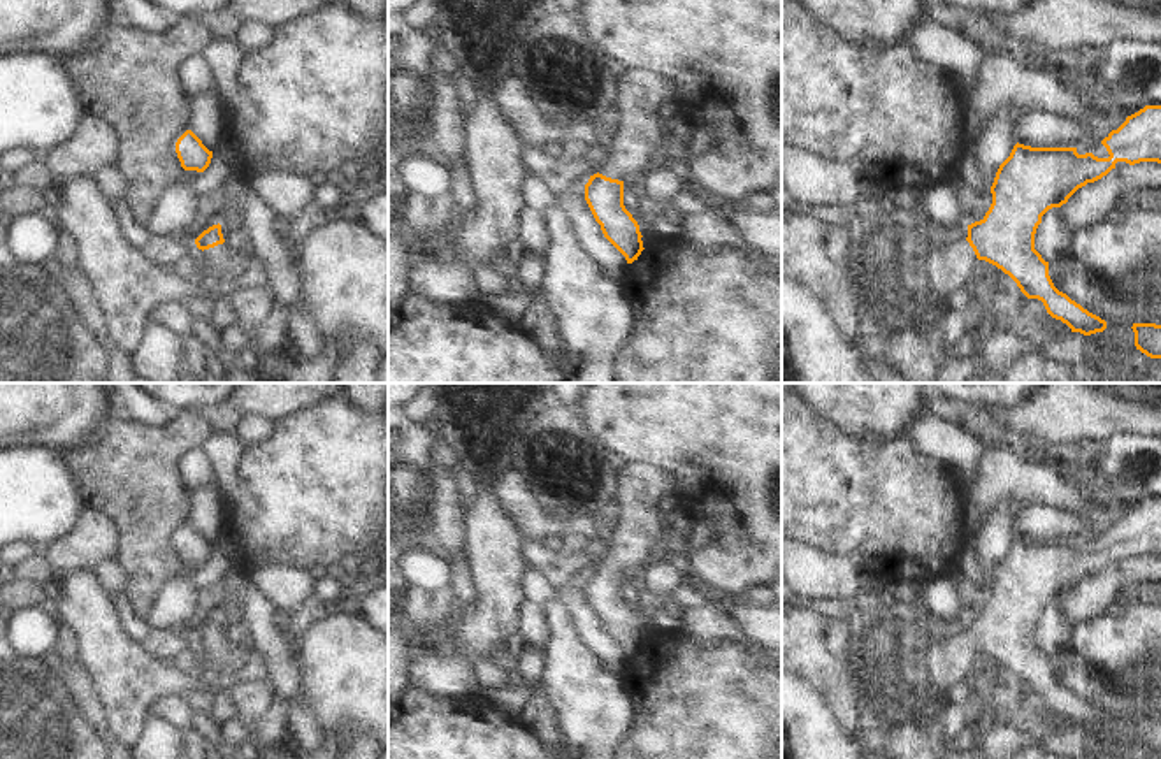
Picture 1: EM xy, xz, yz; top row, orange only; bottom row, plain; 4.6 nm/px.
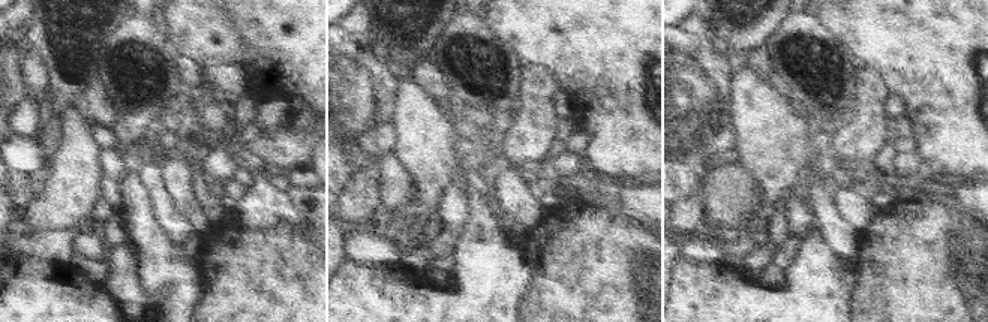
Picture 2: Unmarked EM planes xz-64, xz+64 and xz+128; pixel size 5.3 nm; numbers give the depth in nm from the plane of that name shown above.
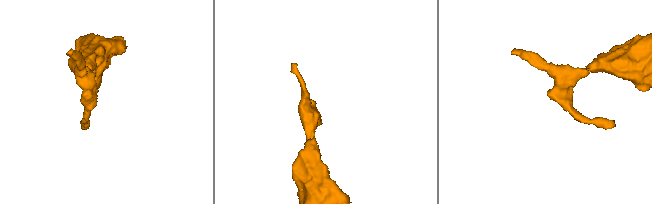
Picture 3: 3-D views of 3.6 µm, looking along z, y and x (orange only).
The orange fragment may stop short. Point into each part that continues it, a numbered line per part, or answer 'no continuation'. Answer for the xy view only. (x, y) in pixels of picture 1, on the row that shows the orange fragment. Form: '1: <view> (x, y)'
1: xy (222, 260)

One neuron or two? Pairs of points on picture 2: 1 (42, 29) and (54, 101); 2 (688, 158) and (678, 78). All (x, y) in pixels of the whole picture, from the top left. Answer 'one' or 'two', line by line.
1: one
2: one

